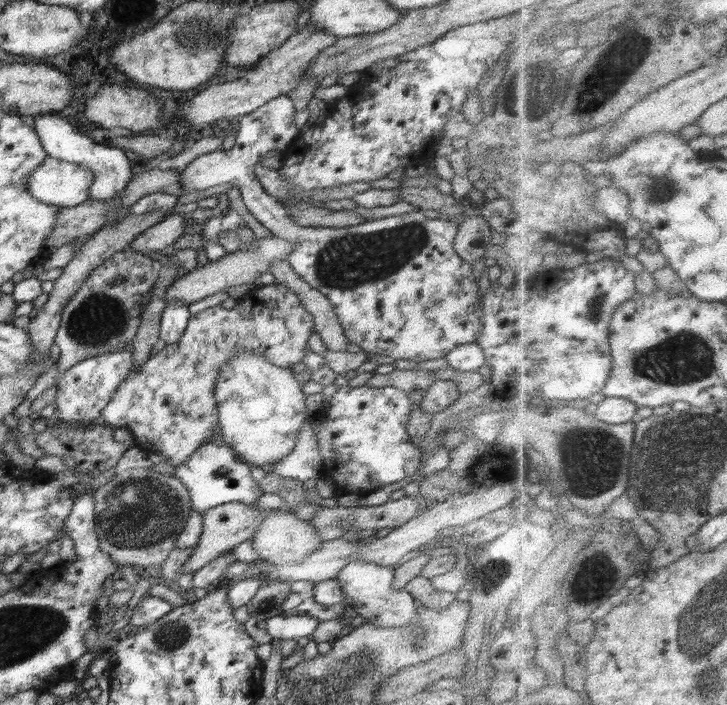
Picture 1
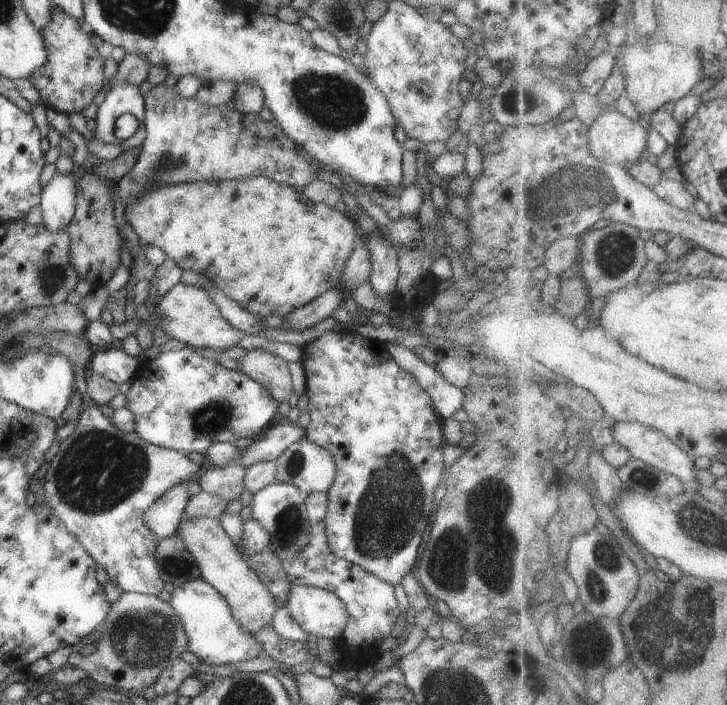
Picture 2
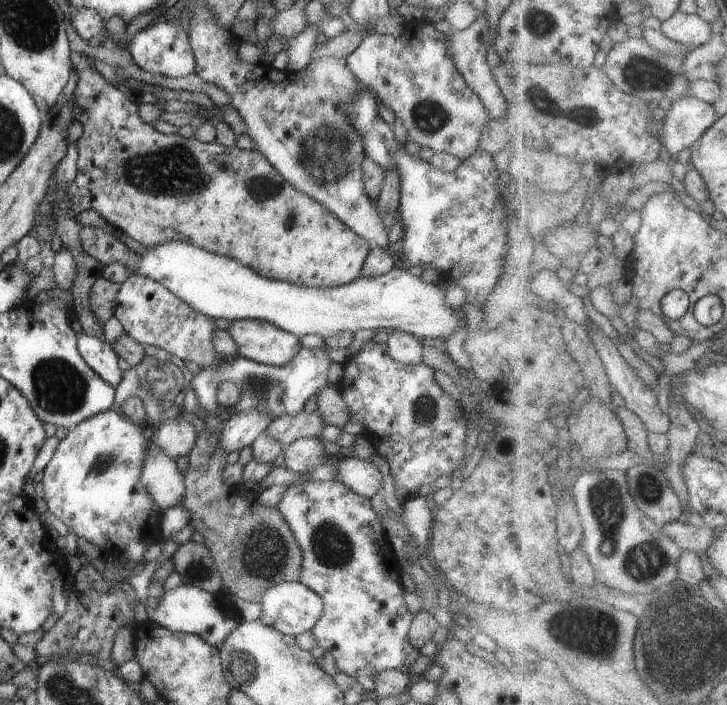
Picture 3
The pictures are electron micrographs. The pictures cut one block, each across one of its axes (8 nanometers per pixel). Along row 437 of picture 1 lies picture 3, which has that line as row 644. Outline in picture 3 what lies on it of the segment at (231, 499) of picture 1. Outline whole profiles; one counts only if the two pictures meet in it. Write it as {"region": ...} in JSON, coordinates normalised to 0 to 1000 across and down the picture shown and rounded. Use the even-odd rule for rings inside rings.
{"region":[[[246,830],[226,840],[216,860],[204,867],[205,879],[235,895],[270,899],[289,916],[303,919],[331,881],[323,857],[308,843],[292,843],[264,830]]]}

